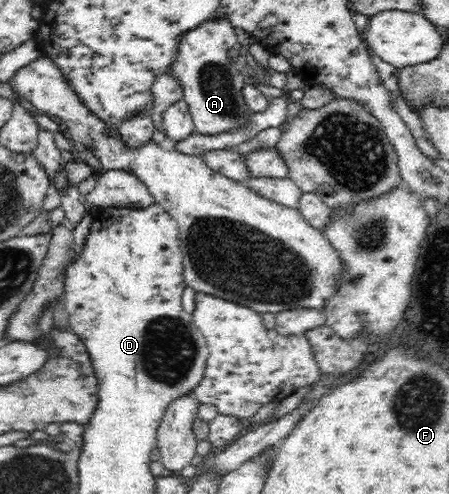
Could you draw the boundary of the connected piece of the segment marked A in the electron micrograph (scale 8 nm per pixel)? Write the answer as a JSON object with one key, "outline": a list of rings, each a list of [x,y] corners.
{"outline":[[[224,17],[205,20],[199,27],[189,29],[179,35],[177,58],[167,73],[173,74],[181,84],[182,99],[189,108],[194,128],[199,133],[223,133],[227,129],[235,129],[249,121],[249,111],[241,89],[245,84],[246,74],[230,67],[227,51],[237,43],[234,25]]]}

